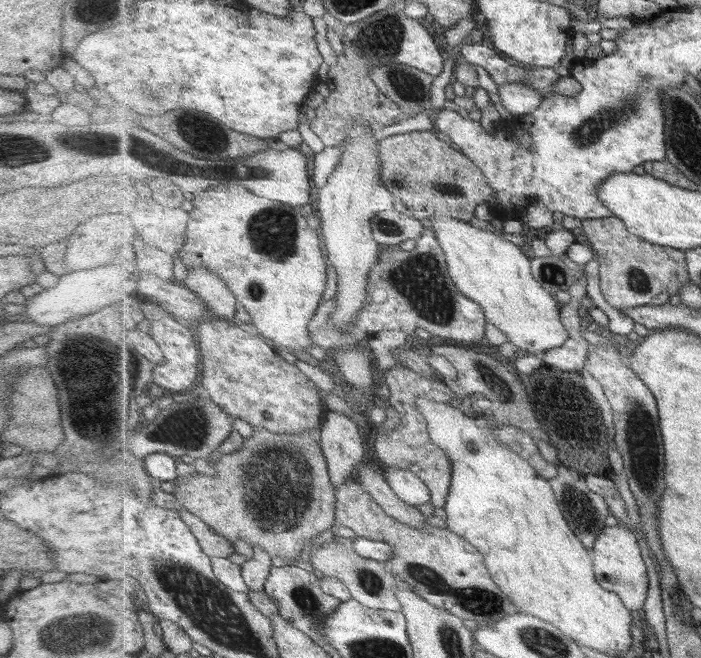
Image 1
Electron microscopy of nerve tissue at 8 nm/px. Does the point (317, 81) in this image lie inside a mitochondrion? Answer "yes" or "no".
no

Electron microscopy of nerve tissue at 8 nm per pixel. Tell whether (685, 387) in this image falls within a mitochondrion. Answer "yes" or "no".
no

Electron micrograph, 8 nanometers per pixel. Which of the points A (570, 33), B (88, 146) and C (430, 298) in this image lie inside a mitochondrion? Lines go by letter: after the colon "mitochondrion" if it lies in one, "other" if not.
A: other
B: mitochondrion
C: mitochondrion

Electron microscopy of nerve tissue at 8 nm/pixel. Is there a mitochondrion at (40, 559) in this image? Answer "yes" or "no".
no

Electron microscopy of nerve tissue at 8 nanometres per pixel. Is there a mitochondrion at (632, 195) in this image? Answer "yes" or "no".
no

